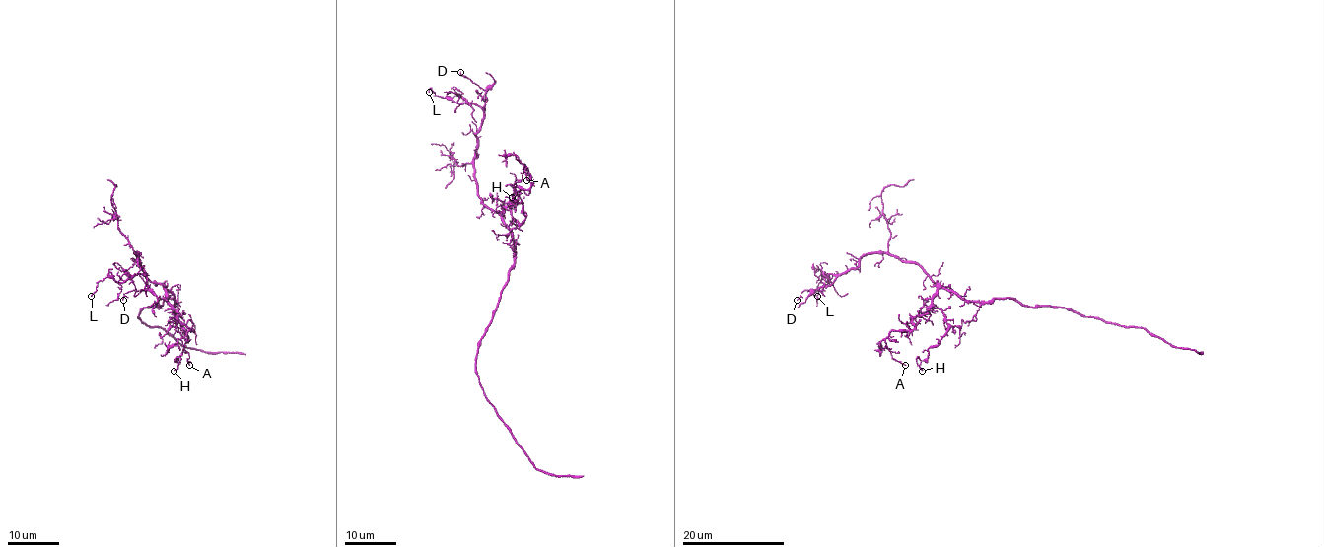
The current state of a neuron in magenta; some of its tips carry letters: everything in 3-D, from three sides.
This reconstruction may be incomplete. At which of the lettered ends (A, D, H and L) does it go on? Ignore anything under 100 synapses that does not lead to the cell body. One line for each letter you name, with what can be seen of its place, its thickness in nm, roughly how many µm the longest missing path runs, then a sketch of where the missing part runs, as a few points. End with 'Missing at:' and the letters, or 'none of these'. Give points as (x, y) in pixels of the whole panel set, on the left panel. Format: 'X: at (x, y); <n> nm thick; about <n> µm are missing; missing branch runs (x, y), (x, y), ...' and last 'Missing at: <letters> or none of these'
Missing at: none of these

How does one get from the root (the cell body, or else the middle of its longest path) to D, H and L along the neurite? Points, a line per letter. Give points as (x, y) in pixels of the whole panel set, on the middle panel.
D: (508, 275), (514, 262), (512, 233), (483, 203), (474, 176), (485, 91), (460, 72)
H: (508, 275), (514, 240), (503, 210), (518, 222), (525, 217), (522, 206), (513, 198), (518, 191), (512, 197)
L: (508, 275), (514, 262), (512, 233), (483, 203), (474, 176), (476, 134), (483, 111), (429, 92)

